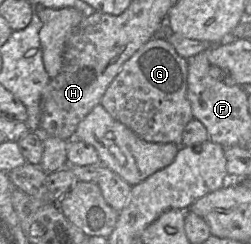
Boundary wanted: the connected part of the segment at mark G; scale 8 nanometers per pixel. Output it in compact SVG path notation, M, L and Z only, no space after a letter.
M156 35L123 64L101 104L115 120L143 140L182 146L184 128L194 118L187 98L187 77L187 59L176 52L164 35Z

